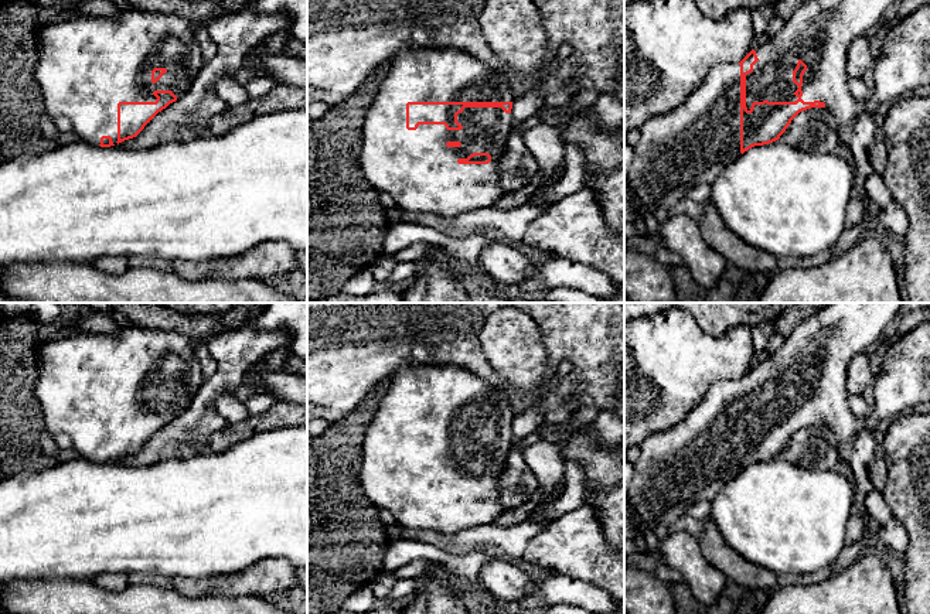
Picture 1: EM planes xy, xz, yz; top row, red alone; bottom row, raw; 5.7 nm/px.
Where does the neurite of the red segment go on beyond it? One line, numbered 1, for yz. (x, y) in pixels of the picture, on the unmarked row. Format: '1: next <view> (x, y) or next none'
1: next yz (818, 350)

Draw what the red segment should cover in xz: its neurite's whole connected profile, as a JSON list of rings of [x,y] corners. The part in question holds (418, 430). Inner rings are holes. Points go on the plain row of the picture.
[[[413,362],[402,364],[386,386],[362,446],[360,485],[368,502],[389,509],[403,529],[454,533],[494,525],[504,509],[500,504],[498,478],[515,443],[511,430],[515,413],[507,386],[486,382],[460,366]]]

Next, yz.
[[[829,303],[818,313],[800,323],[791,331],[791,334],[784,338],[783,345],[774,354],[767,354],[760,364],[752,366],[740,379],[722,379],[713,382],[701,399],[701,402],[681,422],[678,422],[674,427],[665,431],[645,437],[638,446],[640,457],[638,461],[634,464],[634,473],[628,487],[628,501],[636,509],[641,522],[647,526],[647,529],[654,531],[658,525],[672,526],[681,516],[685,515],[687,509],[691,505],[699,501],[712,502],[716,498],[718,492],[740,471],[754,463],[763,463],[779,457],[791,440],[791,437],[803,427],[811,424],[825,424],[835,434],[839,447],[846,451],[858,439],[862,430],[861,420],[855,417],[855,415],[848,406],[849,392],[846,389],[846,373],[849,361],[855,355],[865,352],[865,349],[871,344],[876,342],[880,338],[882,331],[893,320],[902,306],[903,303]]]

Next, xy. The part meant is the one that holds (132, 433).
[[[133,323],[112,334],[84,332],[48,341],[37,354],[37,368],[35,396],[42,407],[45,430],[52,436],[65,433],[79,457],[101,464],[136,454],[159,429],[188,407],[204,382],[190,337]]]

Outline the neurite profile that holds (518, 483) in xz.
[[[519,440],[511,447],[504,461],[504,470],[498,478],[500,504],[504,509],[514,509],[527,504],[539,488],[535,473],[524,460]]]

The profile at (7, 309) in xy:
[[[3,303],[0,311],[3,315],[14,317],[31,311],[33,303]]]

